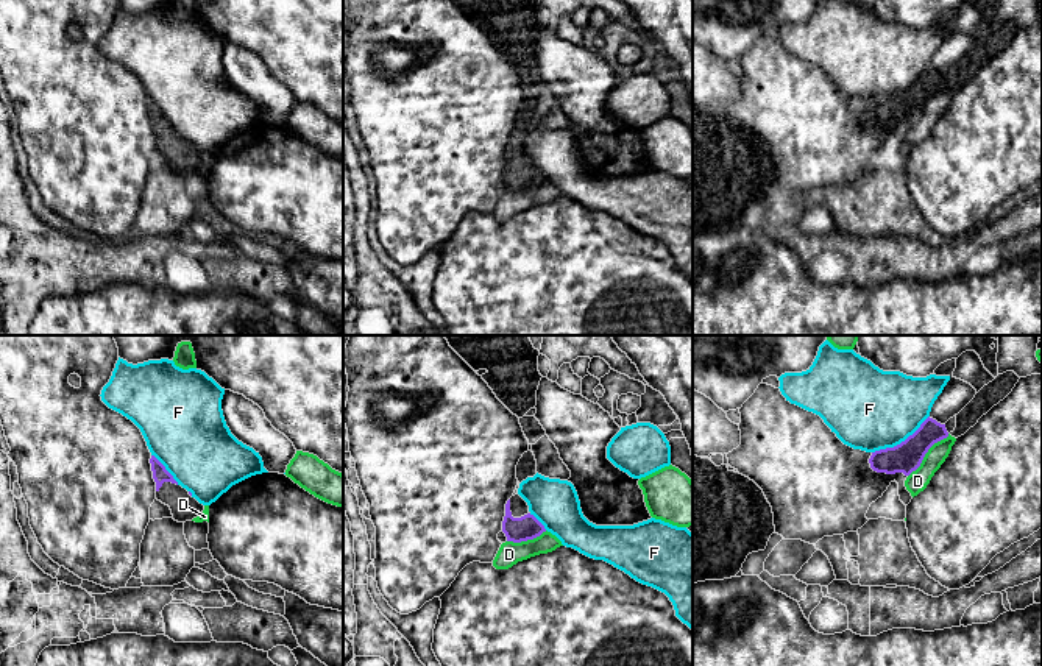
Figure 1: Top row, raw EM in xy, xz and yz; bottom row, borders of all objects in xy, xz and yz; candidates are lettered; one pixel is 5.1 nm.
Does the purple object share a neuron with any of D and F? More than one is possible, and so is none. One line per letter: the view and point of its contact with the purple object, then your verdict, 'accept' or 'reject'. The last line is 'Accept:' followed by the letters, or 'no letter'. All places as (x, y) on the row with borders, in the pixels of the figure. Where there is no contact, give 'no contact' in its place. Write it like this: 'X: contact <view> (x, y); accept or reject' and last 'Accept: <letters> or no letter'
D: contact yz (927, 451); reject
F: contact yz (902, 442); reject
Accept: no letter

